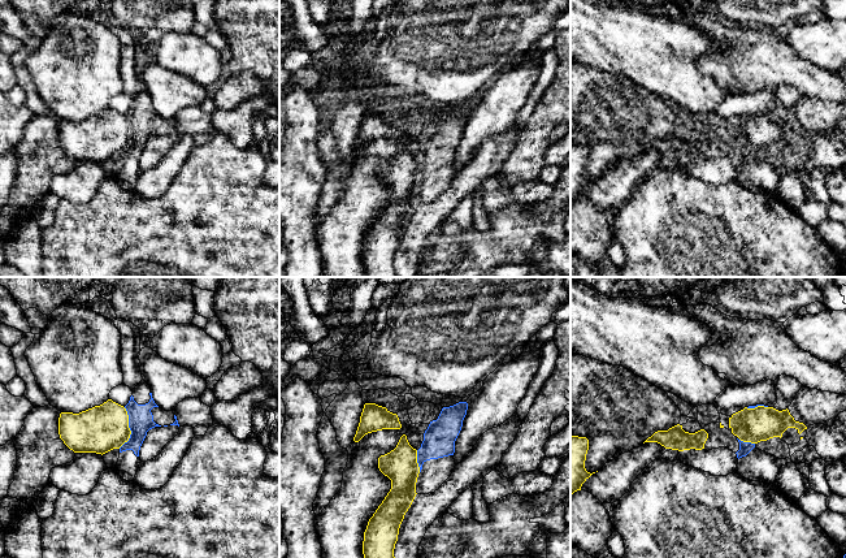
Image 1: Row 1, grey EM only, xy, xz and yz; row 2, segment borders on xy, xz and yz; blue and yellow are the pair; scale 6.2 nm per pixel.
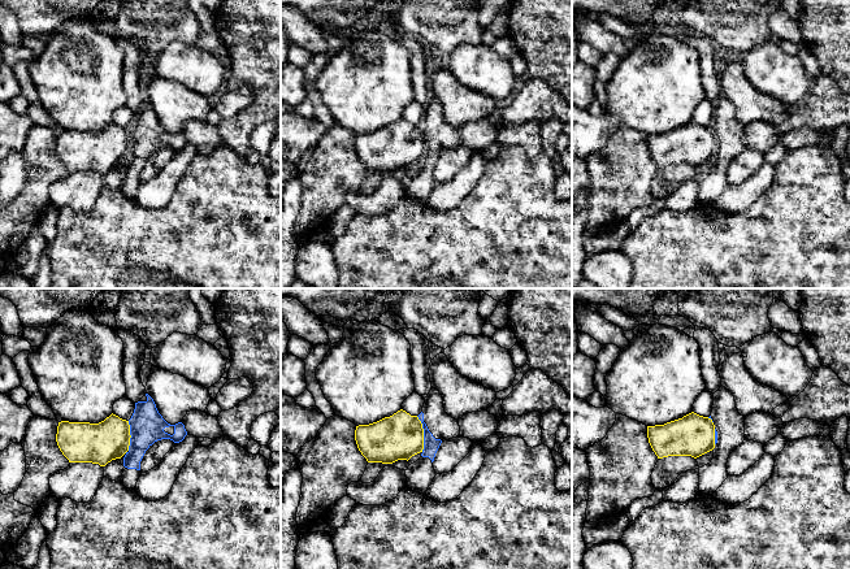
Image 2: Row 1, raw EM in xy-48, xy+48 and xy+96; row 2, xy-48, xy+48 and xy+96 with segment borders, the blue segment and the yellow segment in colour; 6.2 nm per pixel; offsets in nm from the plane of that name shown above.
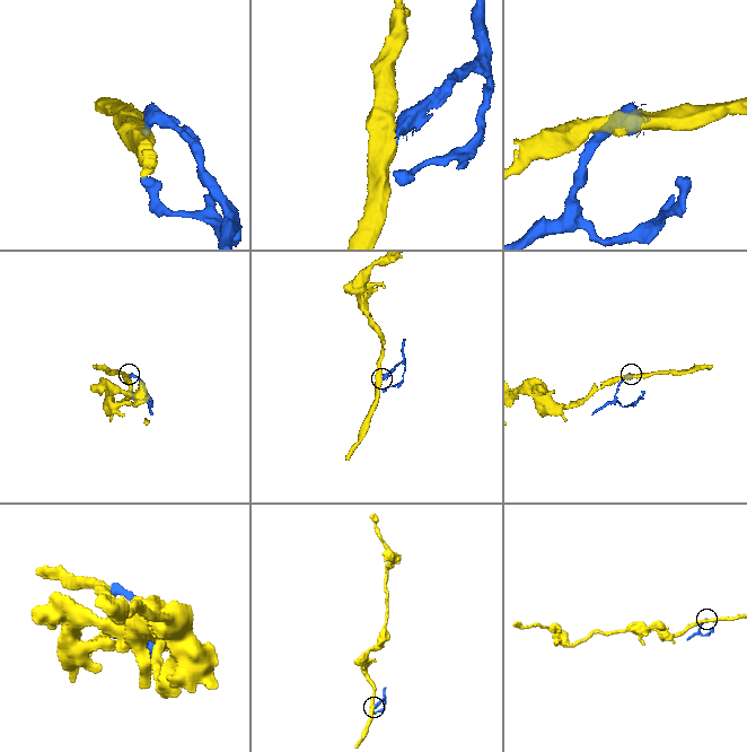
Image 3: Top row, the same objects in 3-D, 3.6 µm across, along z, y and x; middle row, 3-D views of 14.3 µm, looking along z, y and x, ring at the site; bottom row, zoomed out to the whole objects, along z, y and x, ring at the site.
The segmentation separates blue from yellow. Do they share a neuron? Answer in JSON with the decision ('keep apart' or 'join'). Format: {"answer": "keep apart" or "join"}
{"answer": "keep apart"}

